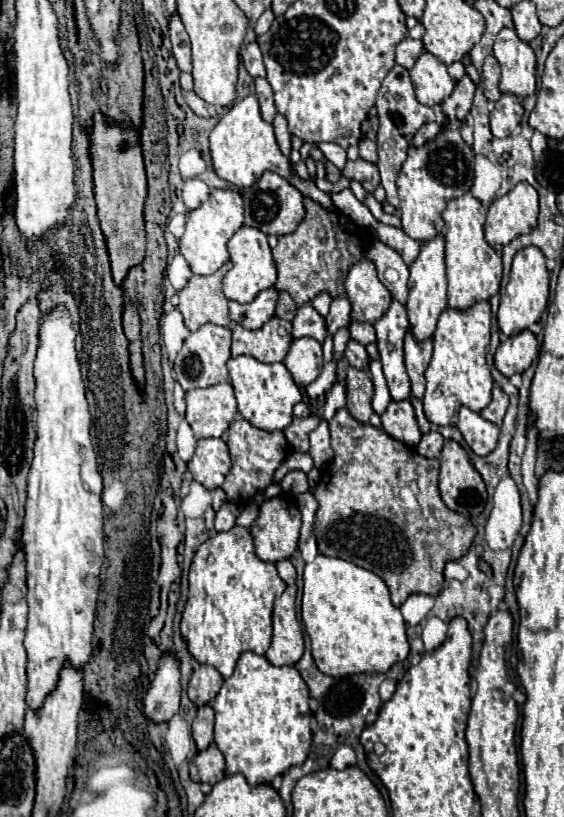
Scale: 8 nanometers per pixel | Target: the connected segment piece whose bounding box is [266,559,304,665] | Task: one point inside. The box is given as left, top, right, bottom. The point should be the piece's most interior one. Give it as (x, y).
(287, 646)

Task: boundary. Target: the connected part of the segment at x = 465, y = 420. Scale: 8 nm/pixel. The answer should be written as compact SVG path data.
M462 407L458 413L458 429L466 441L466 445L480 457L488 455L498 441L498 427L486 419L482 419L478 413L470 411L468 407Z

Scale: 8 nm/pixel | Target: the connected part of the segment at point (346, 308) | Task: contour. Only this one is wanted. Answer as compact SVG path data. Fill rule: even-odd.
M346 297L334 299L330 305L330 313L326 317L326 327L328 327L328 335L334 335L340 327L348 327L350 323L350 301Z

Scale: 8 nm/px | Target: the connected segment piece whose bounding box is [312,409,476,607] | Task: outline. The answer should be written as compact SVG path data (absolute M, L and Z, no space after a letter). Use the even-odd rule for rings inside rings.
M340 409L330 419L330 437L334 459L322 471L320 483L312 491L318 501L314 521L318 551L328 557L344 557L346 561L376 573L388 585L392 605L396 607L400 607L414 593L436 597L444 583L444 565L448 561L462 559L476 537L476 527L472 521L448 509L440 499L440 461L418 455L412 447L388 437L384 429L358 423L348 409Z

